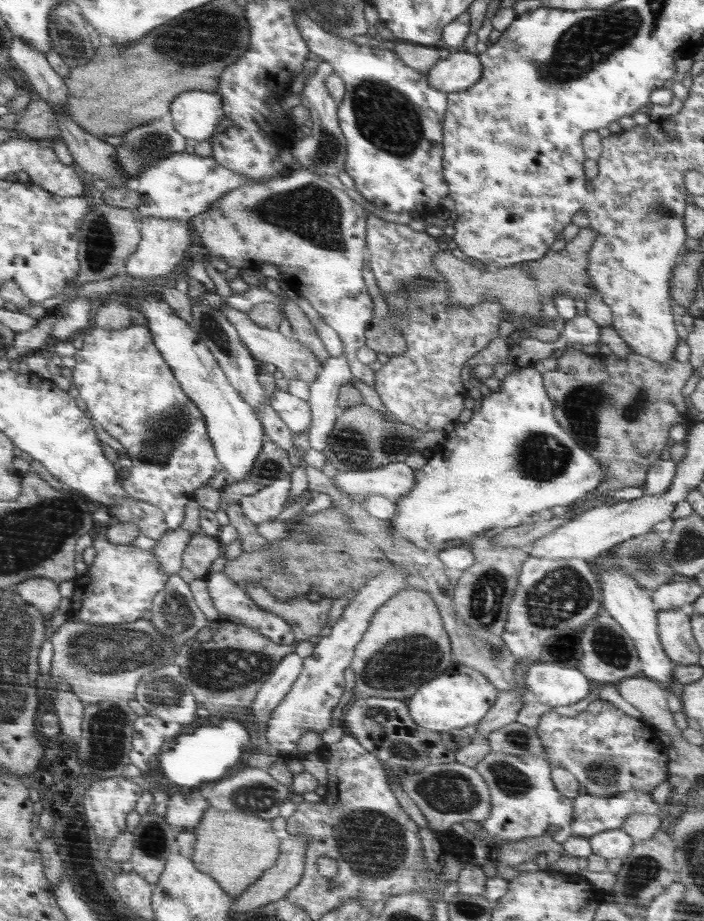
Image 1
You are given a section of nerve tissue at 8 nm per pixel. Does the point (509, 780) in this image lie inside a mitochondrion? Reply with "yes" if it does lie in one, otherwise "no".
yes

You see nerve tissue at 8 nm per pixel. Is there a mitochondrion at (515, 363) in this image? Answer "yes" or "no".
no

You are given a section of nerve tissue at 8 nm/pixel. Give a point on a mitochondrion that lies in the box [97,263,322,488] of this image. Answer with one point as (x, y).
(162, 433)

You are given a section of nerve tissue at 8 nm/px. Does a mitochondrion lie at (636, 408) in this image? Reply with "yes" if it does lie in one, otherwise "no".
yes

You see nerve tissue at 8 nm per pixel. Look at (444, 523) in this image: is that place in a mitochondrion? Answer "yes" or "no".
no

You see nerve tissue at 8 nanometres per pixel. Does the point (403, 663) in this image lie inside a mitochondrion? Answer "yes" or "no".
yes

